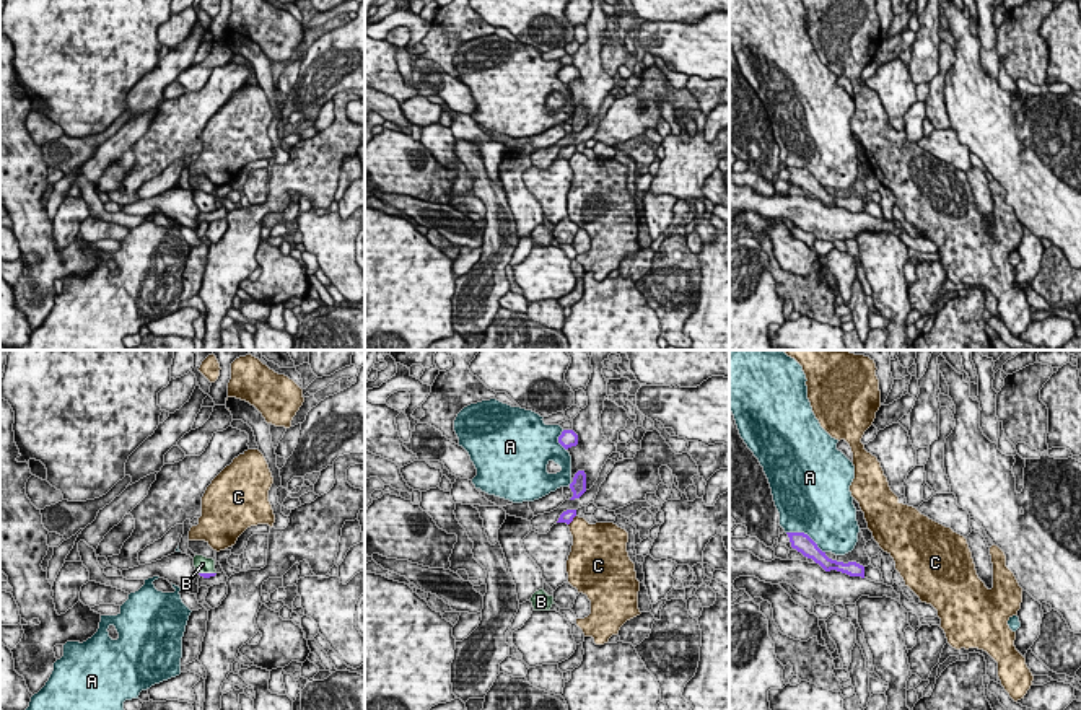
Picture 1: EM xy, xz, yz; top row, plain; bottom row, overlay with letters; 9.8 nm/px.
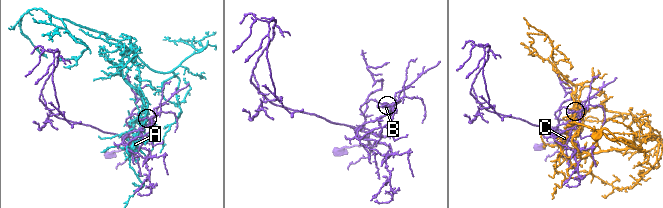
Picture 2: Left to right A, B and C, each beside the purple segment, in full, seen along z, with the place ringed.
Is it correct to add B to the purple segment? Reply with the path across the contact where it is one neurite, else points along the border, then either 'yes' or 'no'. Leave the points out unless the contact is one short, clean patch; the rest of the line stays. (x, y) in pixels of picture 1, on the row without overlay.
yes

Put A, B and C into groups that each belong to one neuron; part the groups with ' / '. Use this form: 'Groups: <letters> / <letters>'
Groups: A / B / C

